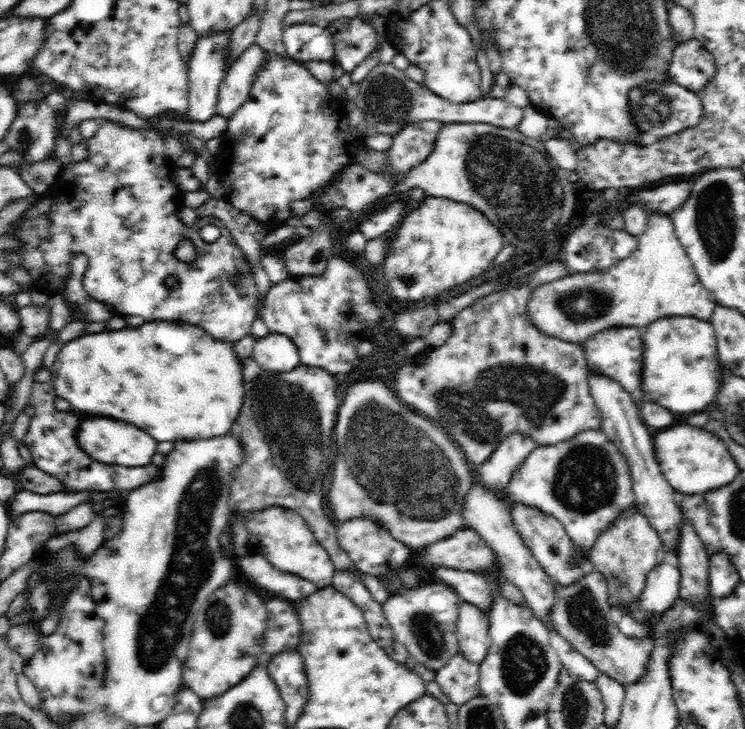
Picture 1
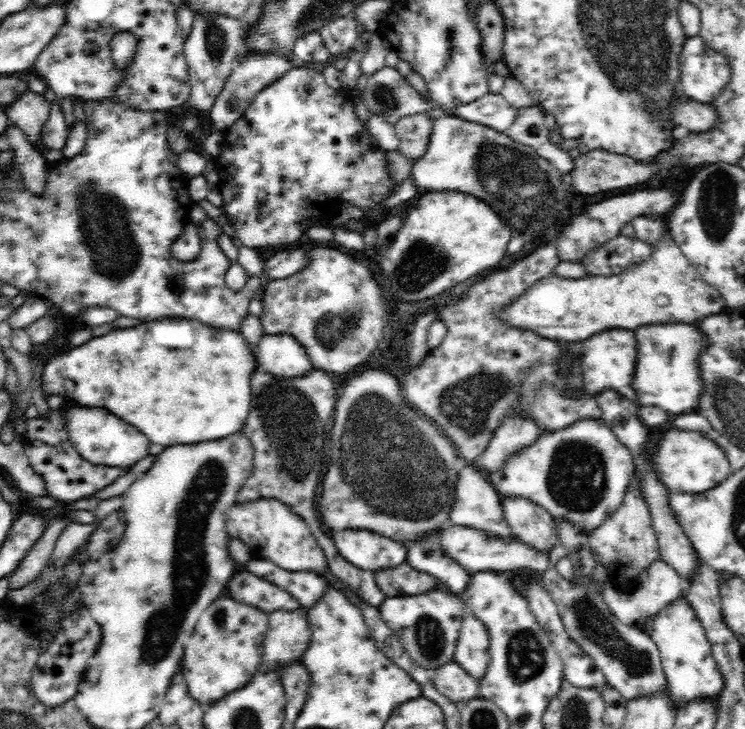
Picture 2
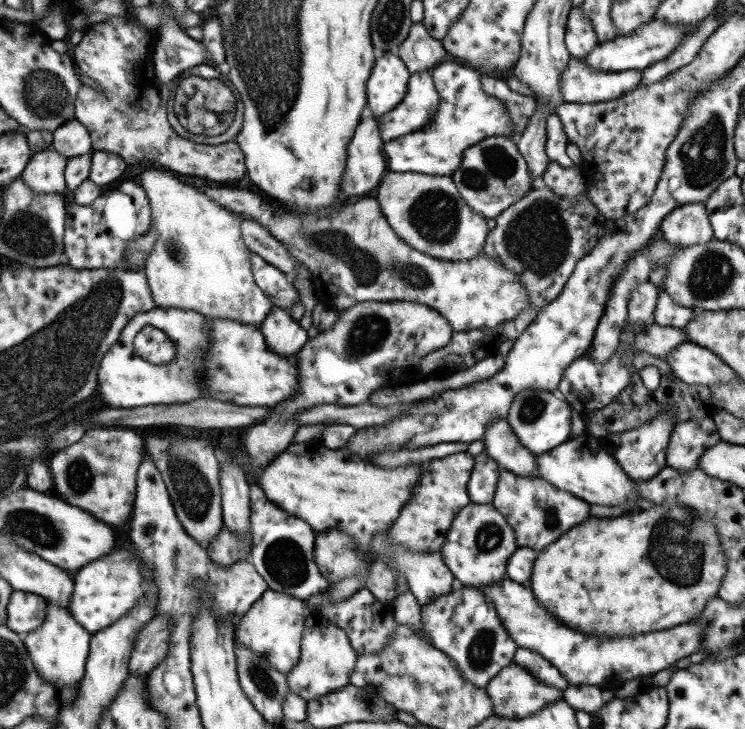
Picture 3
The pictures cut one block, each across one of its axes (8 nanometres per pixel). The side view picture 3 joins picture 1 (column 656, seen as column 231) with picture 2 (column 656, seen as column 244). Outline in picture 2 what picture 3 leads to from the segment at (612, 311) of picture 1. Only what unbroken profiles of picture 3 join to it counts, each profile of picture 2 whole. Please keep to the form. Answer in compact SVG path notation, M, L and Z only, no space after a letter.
M670 231L666 242L652 247L652 258L644 264L632 266L622 274L612 276L591 275L587 278L570 279L552 274L538 280L512 303L494 308L494 317L514 328L532 331L541 337L566 344L579 344L592 335L610 329L634 330L644 325L664 323L692 323L720 312L725 307L722 295L715 287L699 276L696 267L686 259L682 250L673 242Z

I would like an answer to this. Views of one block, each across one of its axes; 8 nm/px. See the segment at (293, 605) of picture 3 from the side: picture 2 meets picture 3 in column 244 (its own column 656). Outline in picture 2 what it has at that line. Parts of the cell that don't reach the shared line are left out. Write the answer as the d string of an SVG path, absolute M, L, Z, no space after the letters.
M683 595L678 596L668 606L664 606L658 614L650 614L646 616L646 620L639 622L641 622L640 631L654 641L661 654L669 694L679 704L703 699L712 699L717 704L718 696L722 692L722 673L718 670L716 659L713 657L705 628L689 600Z

